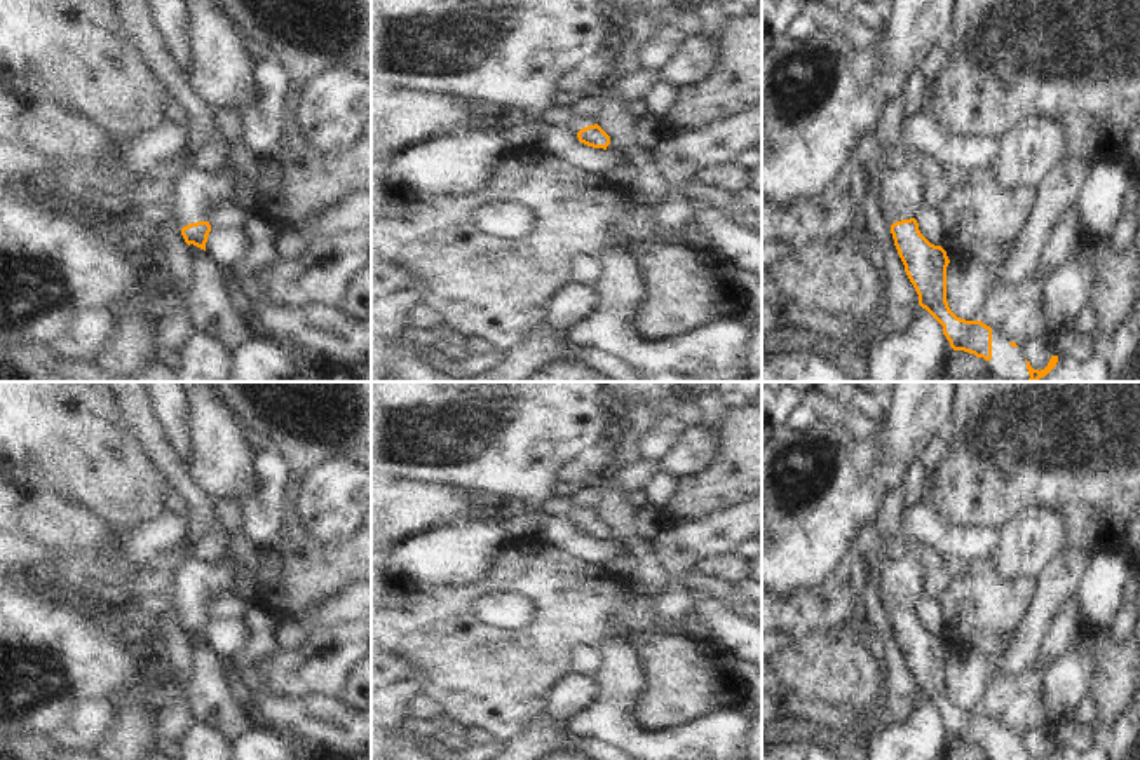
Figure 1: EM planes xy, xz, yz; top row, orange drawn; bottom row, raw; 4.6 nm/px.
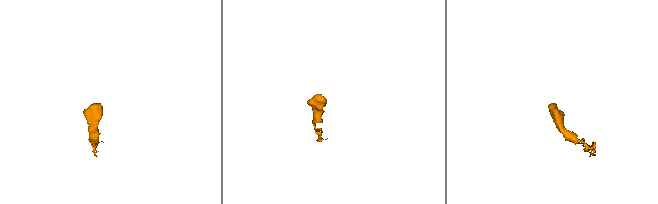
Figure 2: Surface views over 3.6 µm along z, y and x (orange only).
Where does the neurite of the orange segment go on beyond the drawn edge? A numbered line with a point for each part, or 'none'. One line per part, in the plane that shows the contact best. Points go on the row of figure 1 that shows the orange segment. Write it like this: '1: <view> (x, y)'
1: xy (201, 192)
2: yz (1008, 363)

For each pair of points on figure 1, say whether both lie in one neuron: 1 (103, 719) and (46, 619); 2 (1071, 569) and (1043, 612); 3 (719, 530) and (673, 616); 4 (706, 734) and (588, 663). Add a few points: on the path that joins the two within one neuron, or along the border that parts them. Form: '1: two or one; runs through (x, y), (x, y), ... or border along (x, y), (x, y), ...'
1: two; border along (112, 701), (107, 698), (86, 698), (61, 726)
2: one; runs through (1060, 579), (1051, 588), (1046, 602)
3: one; runs through (698, 551), (677, 572), (677, 595)
4: two; border along (603, 649), (603, 668), (597, 677)

